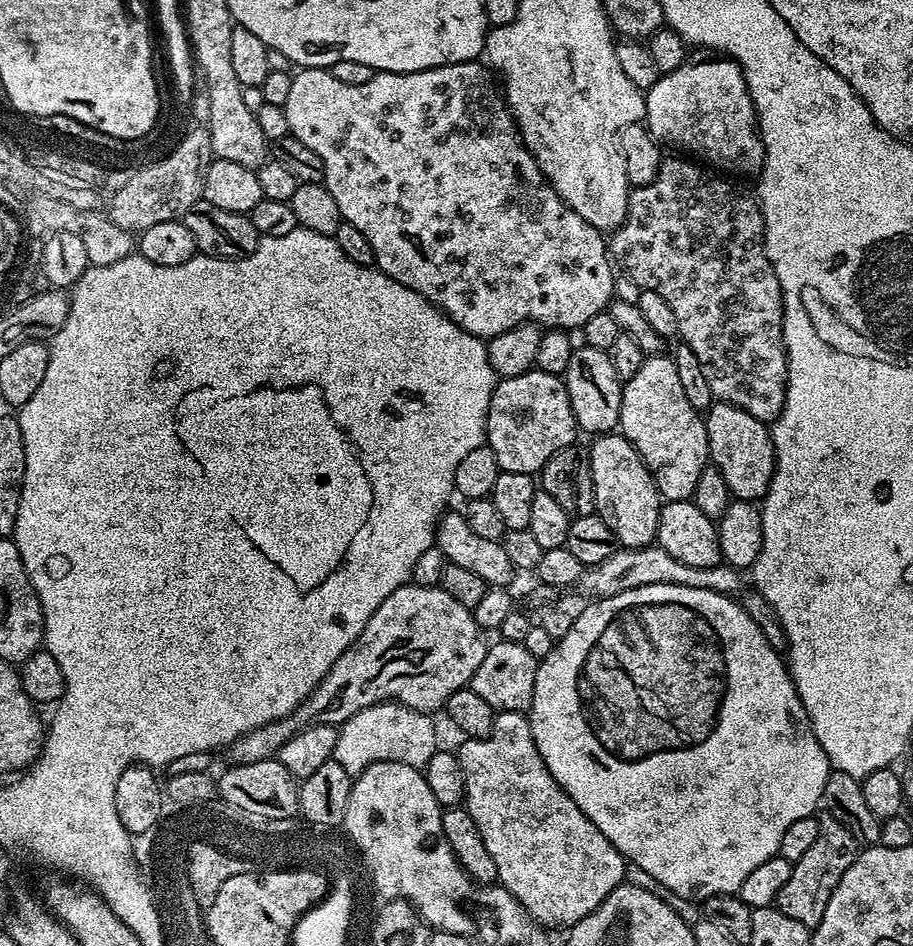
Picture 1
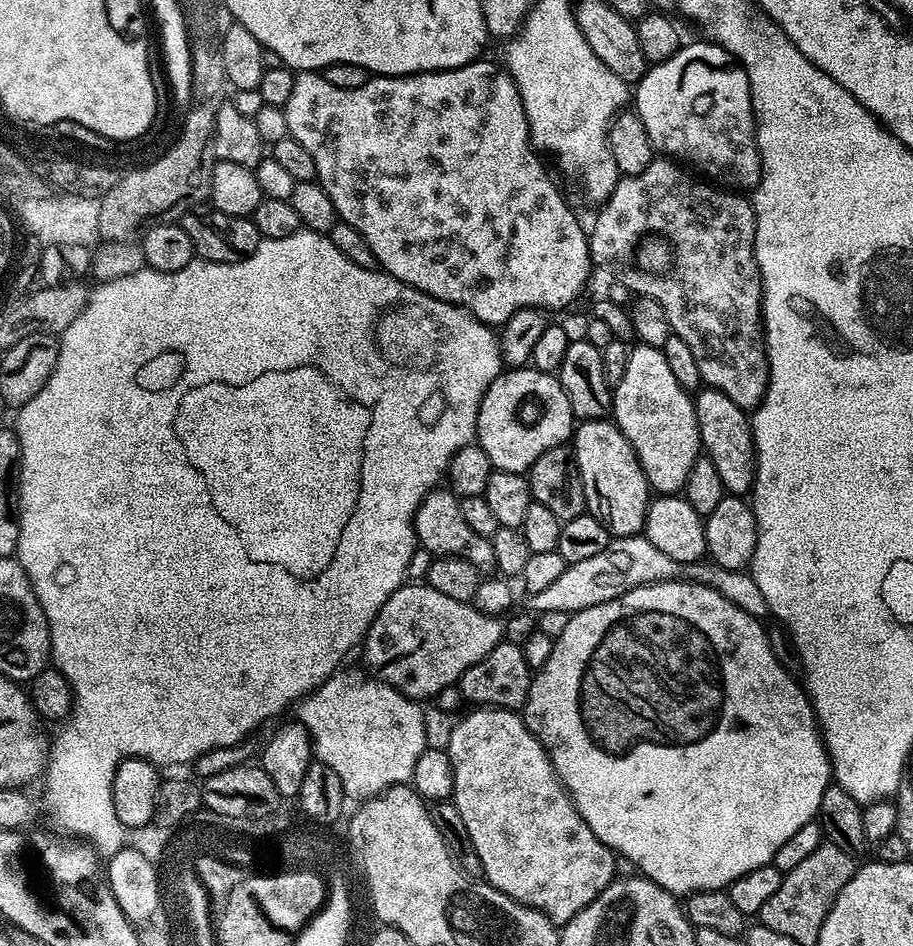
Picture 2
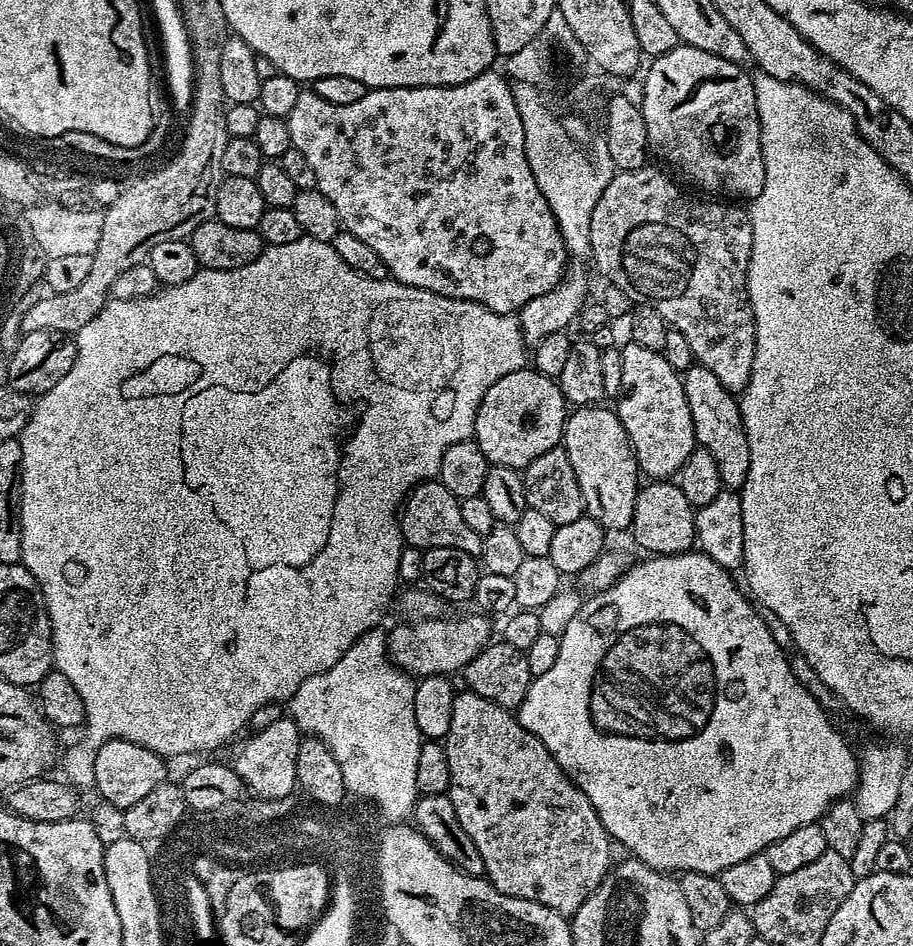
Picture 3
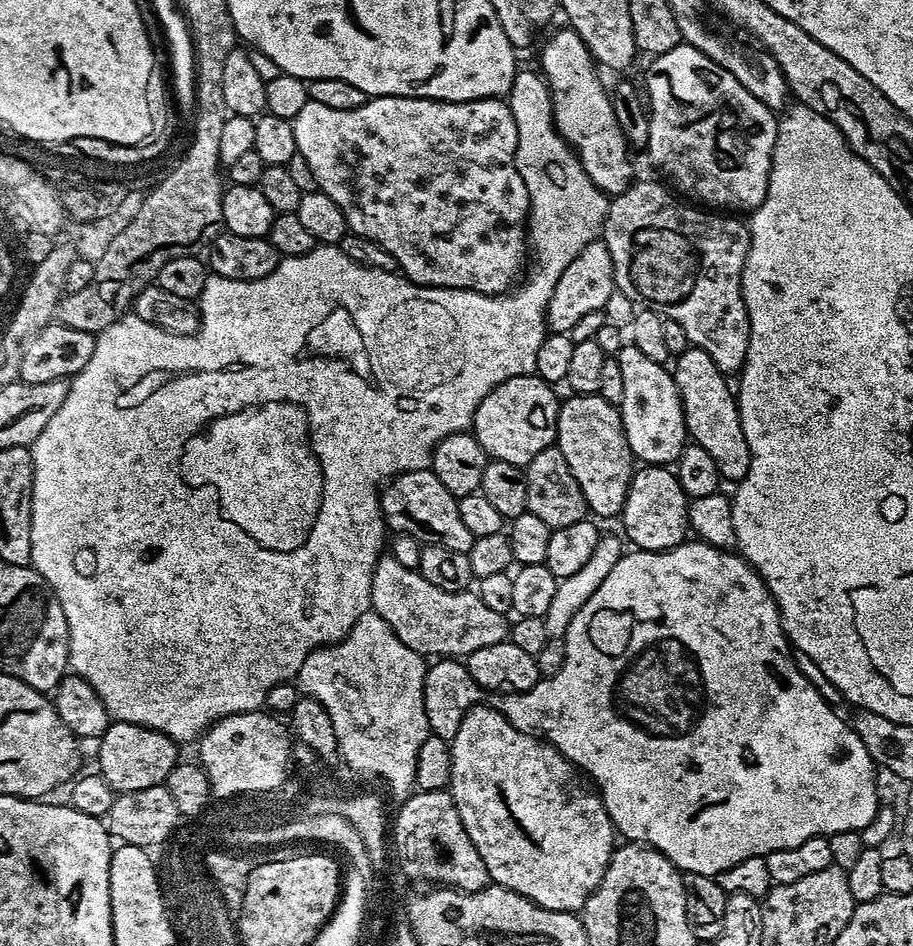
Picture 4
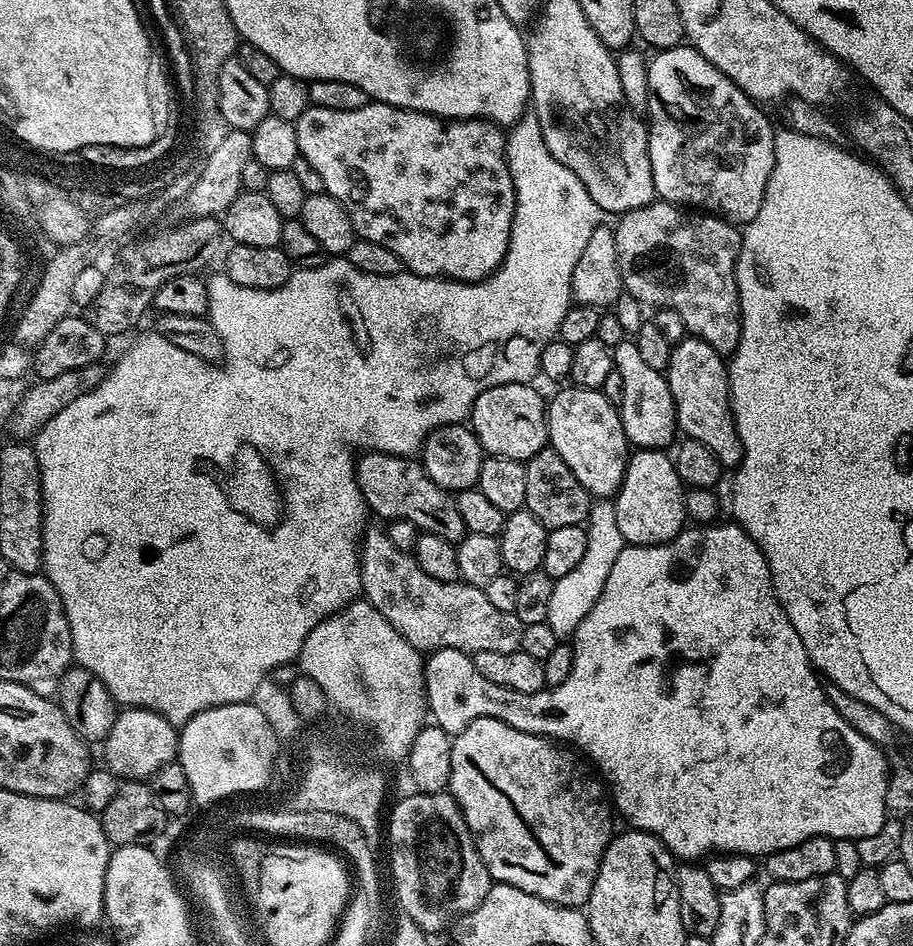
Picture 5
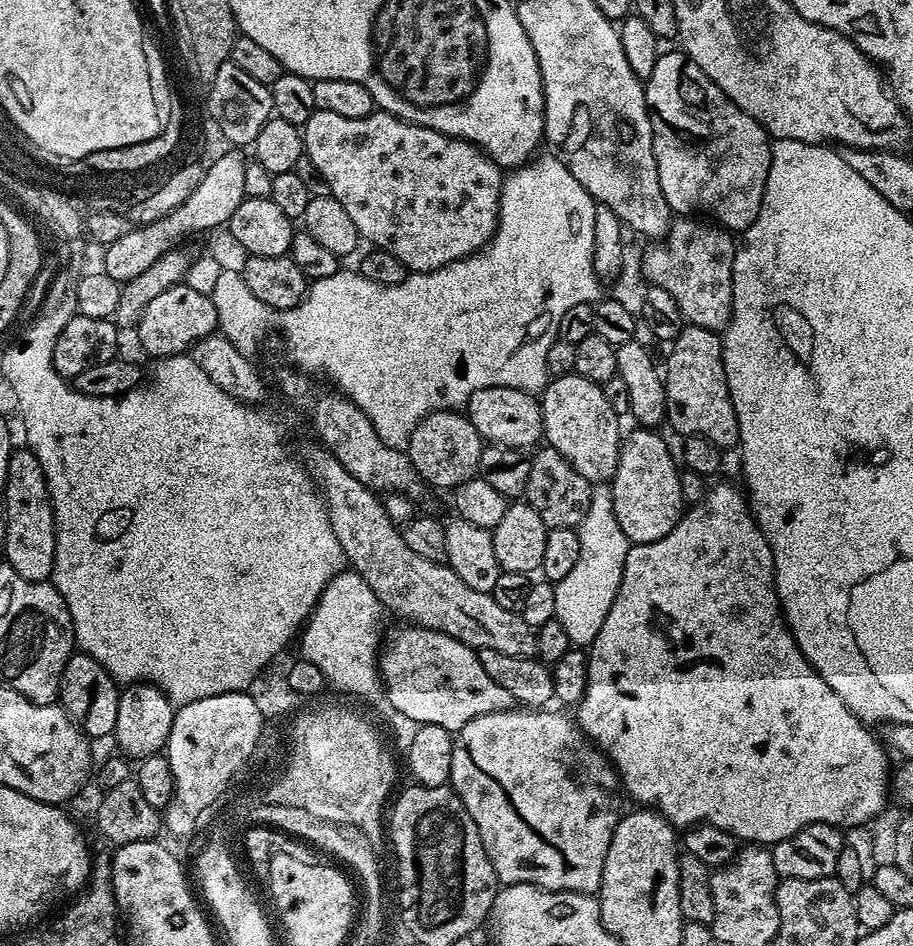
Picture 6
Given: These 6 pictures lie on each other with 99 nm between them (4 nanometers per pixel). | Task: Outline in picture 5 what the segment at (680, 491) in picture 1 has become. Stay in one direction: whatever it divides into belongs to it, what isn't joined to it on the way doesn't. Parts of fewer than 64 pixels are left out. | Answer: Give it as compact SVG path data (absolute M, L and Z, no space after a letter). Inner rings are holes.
M628 338L612 349L612 362L614 371L622 374L622 402L618 406L618 411L629 445L640 450L667 449L667 444L678 436L676 407L670 394L667 375L653 370L642 359L642 354L638 354L638 346Z

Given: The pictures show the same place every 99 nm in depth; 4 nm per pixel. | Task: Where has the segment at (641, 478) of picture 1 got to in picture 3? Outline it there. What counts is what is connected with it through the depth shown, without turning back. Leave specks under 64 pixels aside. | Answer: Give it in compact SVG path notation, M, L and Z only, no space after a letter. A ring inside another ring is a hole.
M580 406L576 412L564 421L562 447L570 454L570 466L574 466L574 474L578 474L578 486L582 486L584 511L592 519L597 520L609 533L631 529L634 518L634 506L642 487L640 467L636 464L636 455L632 449L630 438L622 426L619 415L605 406Z

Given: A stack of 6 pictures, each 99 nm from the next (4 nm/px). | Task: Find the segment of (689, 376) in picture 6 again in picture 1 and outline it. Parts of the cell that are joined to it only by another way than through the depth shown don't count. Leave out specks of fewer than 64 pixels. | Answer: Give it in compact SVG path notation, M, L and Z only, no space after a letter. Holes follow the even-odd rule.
M713 403L706 413L708 426L708 455L711 463L726 478L726 486L730 486L733 497L737 500L759 501L768 493L772 475L776 469L776 451L772 445L772 433L765 421L746 414L746 410L735 408L733 404Z

